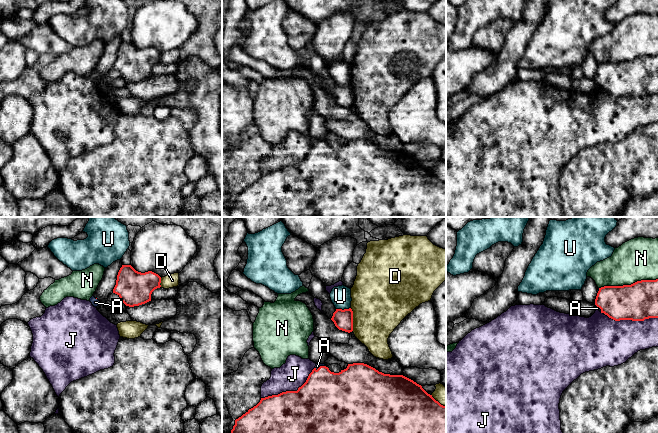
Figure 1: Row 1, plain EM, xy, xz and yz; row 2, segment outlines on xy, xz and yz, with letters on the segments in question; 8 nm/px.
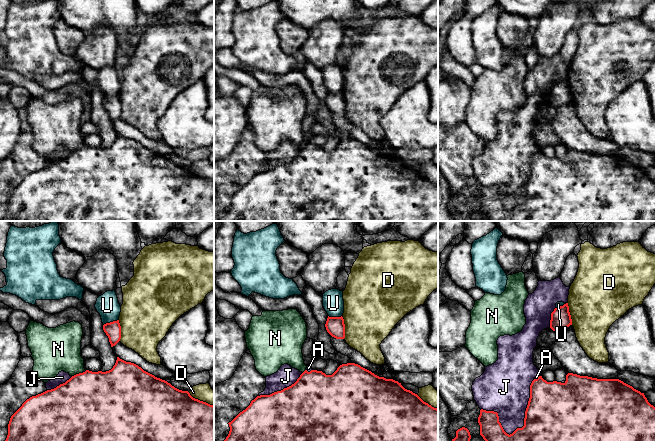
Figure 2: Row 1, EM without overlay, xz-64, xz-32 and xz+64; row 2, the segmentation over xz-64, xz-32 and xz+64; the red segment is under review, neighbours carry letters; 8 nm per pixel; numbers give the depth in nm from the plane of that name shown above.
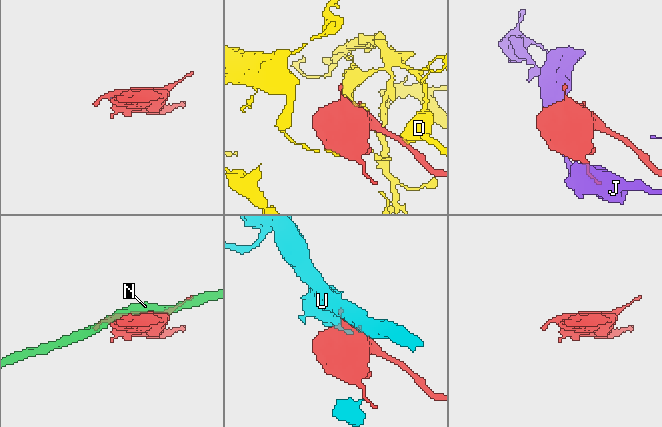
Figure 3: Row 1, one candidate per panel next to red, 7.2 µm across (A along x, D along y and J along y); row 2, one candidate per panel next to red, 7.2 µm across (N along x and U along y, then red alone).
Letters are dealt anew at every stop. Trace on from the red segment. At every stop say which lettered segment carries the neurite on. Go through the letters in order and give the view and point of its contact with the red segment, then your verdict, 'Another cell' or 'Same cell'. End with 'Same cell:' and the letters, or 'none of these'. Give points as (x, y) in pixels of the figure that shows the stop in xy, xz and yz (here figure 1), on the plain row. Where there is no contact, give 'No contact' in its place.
A: Touches red at xz (321, 142). Same cell
D: Touches red at xz (352, 95). Another cell
J: Touches red at xz (290, 167). Another cell
N: Touches red at yz (628, 61). Another cell
U: Touches red at xz (344, 85). Another cell
Same cell: A

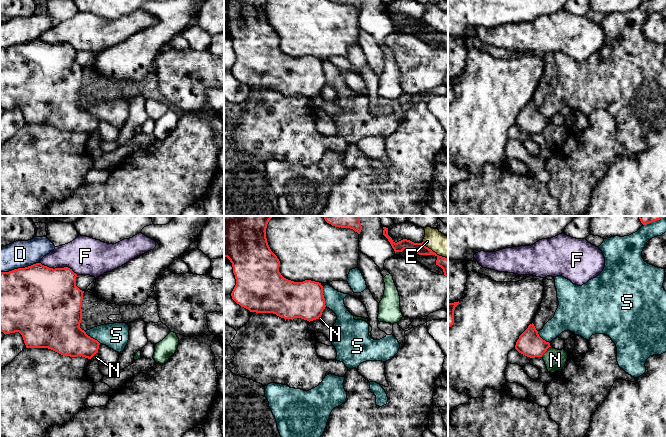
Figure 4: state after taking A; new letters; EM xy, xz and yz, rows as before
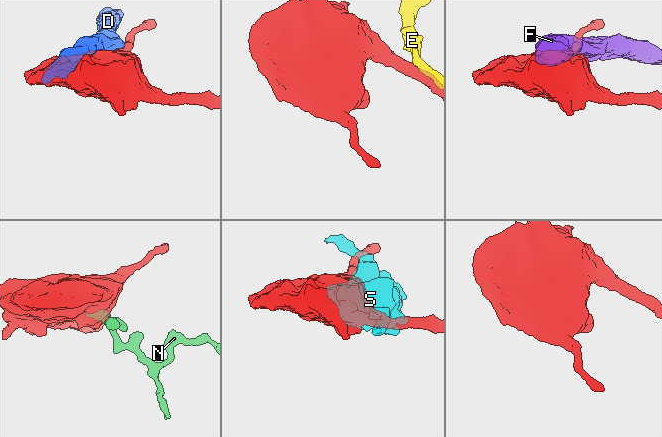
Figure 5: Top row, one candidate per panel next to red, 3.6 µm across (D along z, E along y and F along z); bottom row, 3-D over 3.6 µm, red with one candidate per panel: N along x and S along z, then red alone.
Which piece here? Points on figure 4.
D: Touches red at xy (19, 44). Another cell
E: Touches red at xz (434, 28). Another cell
F: Touches red at xy (58, 44). Another cell
N: Touches red at yz (546, 126). Another cell
S: Touches red at xz (323, 72). Another cell
Same cell: none of these

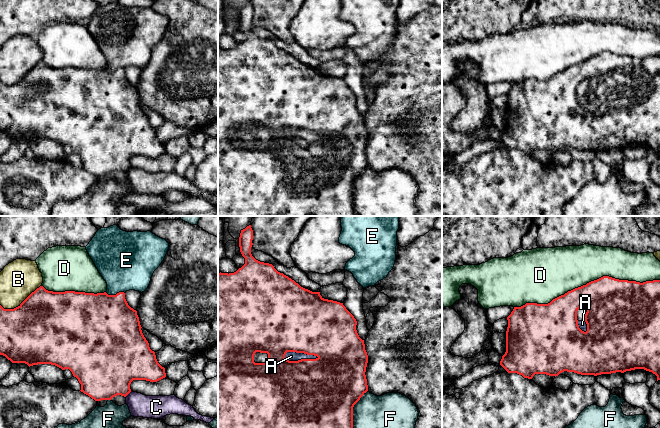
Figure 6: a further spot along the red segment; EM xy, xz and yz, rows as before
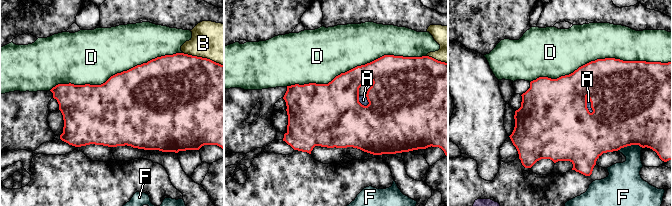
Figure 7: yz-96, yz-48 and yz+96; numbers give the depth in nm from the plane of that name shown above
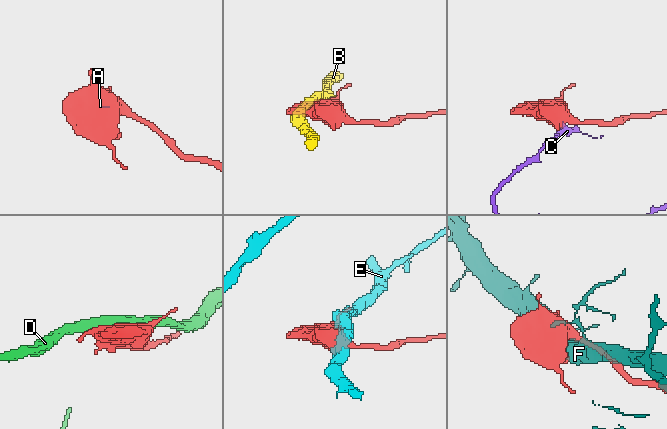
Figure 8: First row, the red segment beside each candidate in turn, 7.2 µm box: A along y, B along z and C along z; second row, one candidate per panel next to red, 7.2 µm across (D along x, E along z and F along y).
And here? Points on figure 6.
A: Touches red at xz (301, 128). Same cell
B: Touches red at xy (21, 79). Another cell
C: Touches red at xy (128, 169). Another cell
D: Touches red at yz (587, 59). Another cell
E: Touches red at xy (116, 70). Another cell
F: Touches red at xz (352, 191). Another cell
Same cell: A

